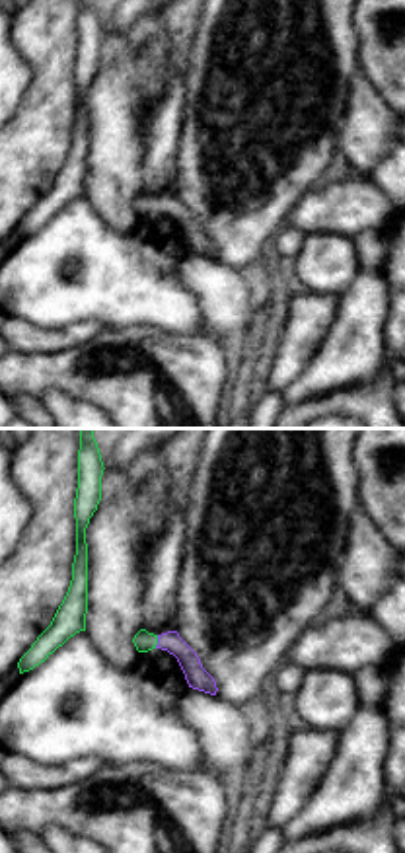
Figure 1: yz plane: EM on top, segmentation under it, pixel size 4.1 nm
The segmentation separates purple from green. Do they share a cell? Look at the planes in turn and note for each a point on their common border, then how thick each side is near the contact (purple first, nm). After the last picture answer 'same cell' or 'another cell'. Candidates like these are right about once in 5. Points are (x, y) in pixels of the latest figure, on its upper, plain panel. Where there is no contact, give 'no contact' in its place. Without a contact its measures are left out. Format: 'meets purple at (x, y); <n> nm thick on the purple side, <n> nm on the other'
meets purple at (158, 205); 90 nm thick on the purple side, 90 nm on the other

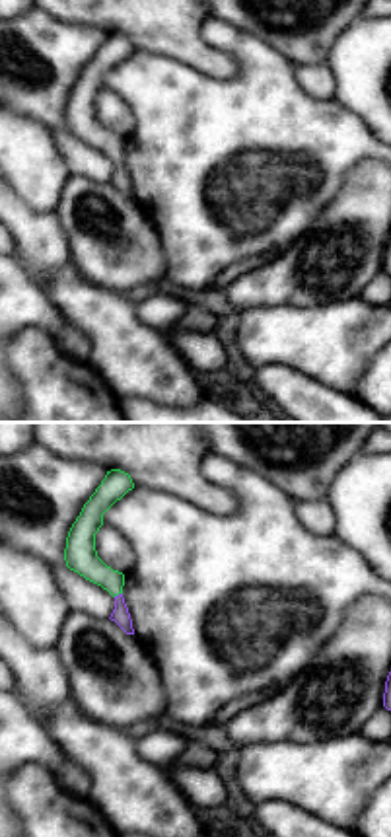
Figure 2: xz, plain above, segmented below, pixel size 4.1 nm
meets purple at (119, 158); 70 nm thick on the purple side, 140 nm on the other

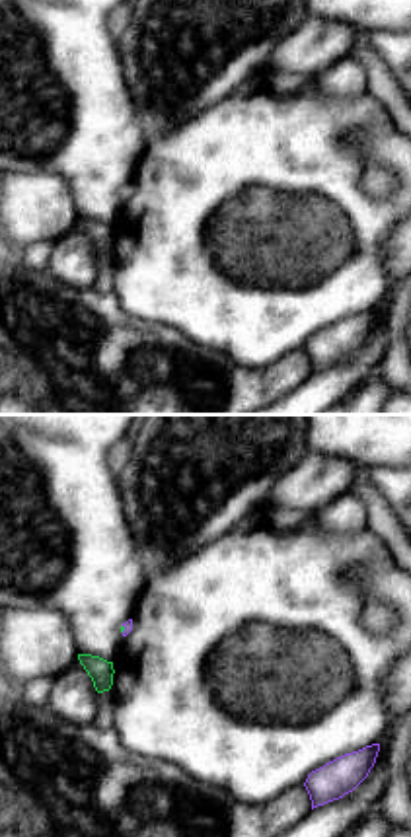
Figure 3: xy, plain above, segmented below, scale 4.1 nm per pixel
meets purple at (125, 193); 40 nm thick on the purple side, 20 nm on the other

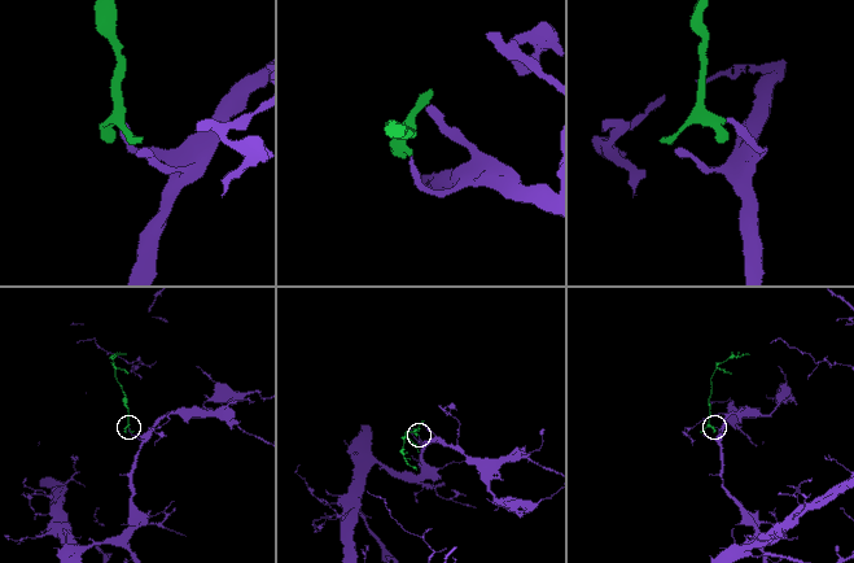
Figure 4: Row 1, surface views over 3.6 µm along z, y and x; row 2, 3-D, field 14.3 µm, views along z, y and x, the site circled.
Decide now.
same cell

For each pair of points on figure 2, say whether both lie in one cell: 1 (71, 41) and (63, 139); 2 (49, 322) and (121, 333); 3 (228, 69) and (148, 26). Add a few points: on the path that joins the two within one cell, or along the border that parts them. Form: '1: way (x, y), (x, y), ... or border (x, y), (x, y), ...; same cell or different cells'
1: way (55, 65), (55, 115); same cell
2: border (45, 292), (69, 322); different cells
3: way (209, 59), (193, 51), (168, 26); same cell

